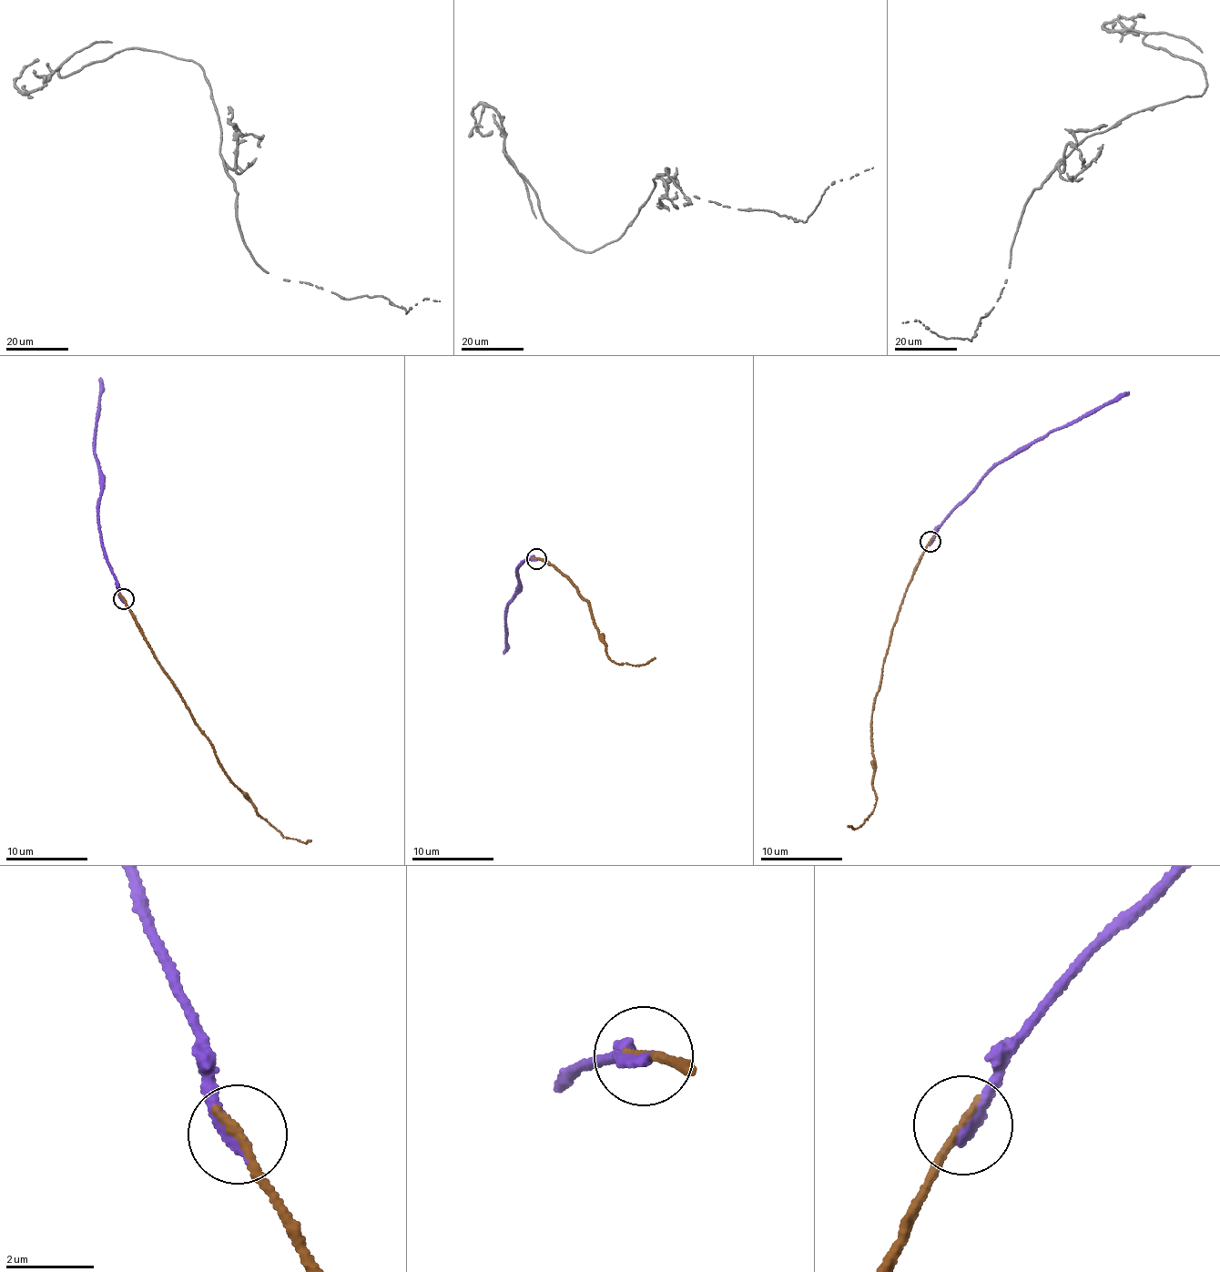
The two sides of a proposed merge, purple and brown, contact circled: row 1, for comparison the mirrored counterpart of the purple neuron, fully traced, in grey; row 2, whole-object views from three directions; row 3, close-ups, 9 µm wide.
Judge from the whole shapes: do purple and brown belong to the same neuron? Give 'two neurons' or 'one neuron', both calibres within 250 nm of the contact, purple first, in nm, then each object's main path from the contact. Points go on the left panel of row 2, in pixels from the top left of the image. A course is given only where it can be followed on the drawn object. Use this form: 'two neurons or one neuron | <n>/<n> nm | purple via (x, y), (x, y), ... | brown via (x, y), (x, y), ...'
one neuron | 320/220 nm | purple via (123, 599), (103, 547), (97, 514), (103, 489), (94, 449), (104, 387), (99, 378) | brown via (123, 599), (228, 780), (252, 803), (254, 810), (285, 838), (305, 843), (311, 840)

